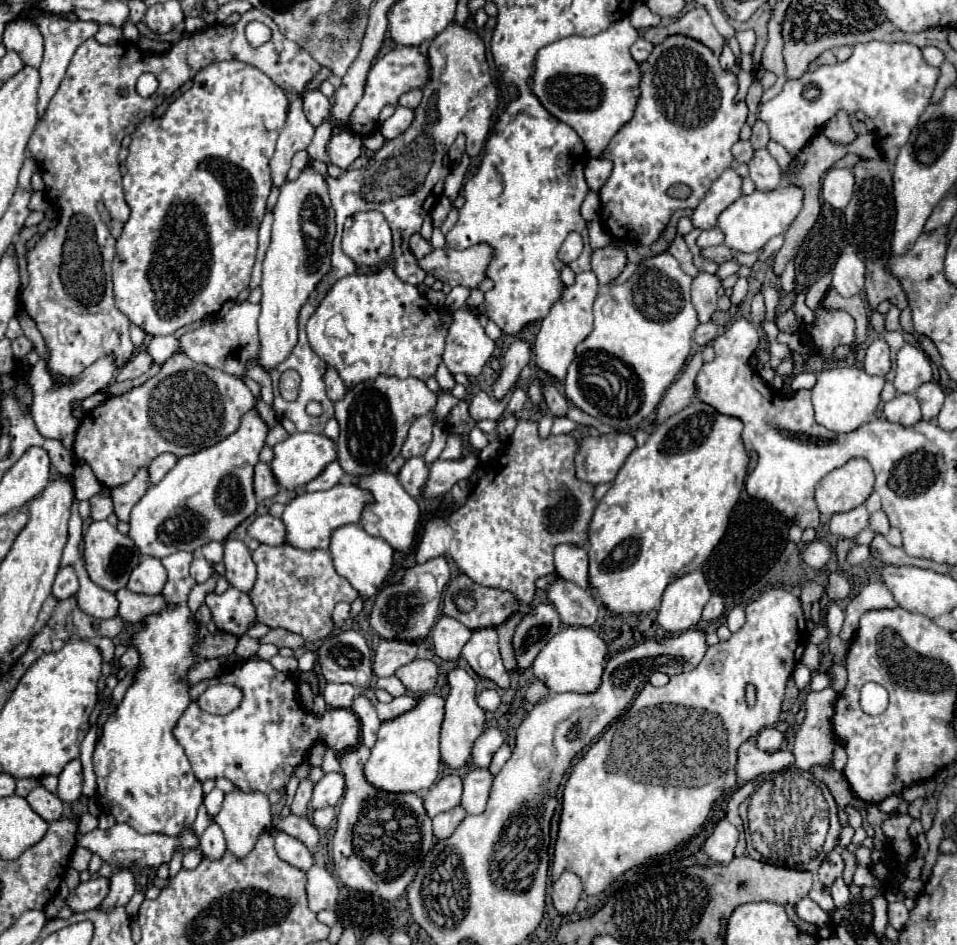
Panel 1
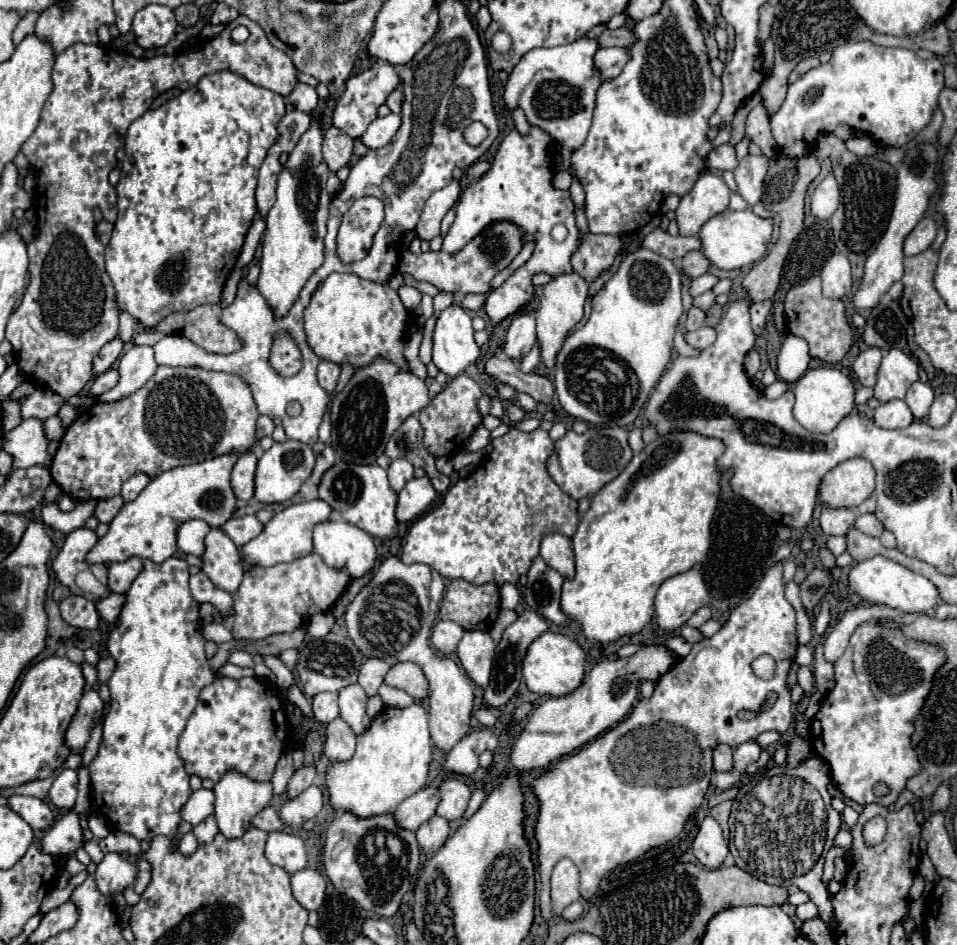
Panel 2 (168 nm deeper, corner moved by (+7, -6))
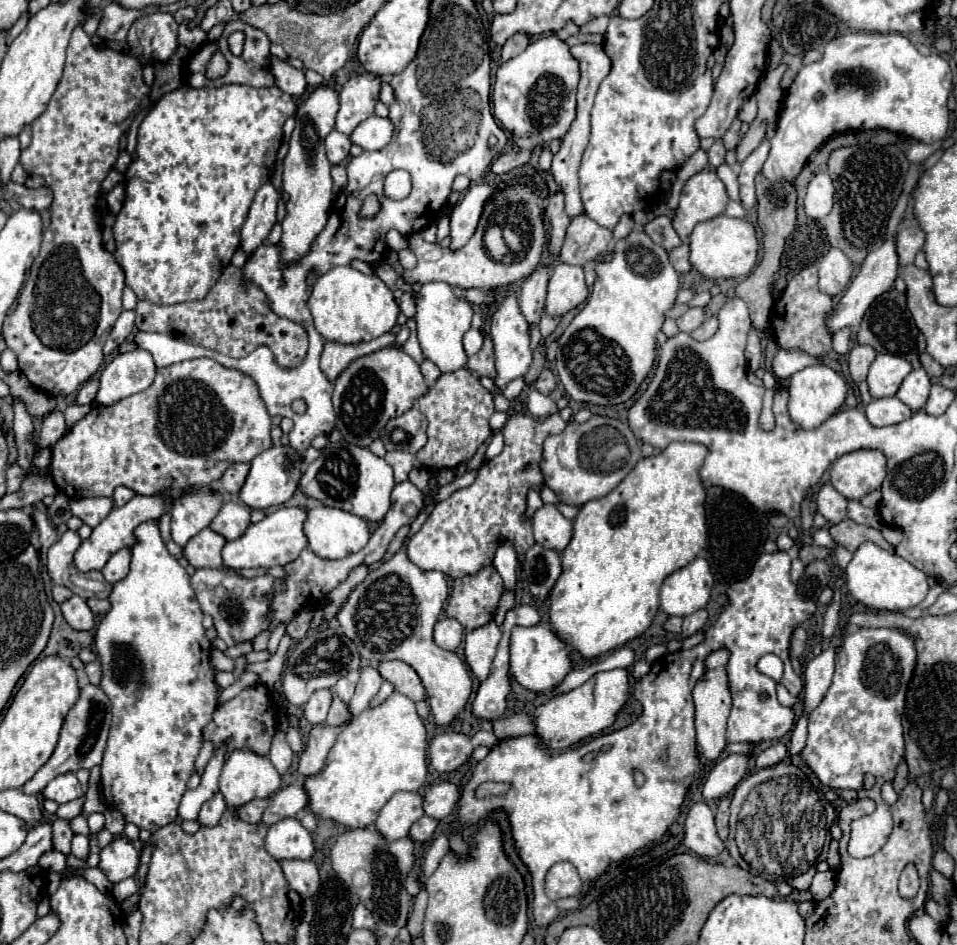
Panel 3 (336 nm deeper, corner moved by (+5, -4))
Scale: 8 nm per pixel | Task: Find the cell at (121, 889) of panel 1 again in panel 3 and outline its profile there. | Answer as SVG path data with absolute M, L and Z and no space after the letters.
M118 836L114 838L106 848L100 852L100 864L98 868L106 874L110 882L120 882L130 876L136 876L136 870L140 866L140 856L130 840Z

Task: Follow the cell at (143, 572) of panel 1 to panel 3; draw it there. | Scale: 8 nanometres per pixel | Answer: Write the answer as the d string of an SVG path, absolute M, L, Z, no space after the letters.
M122 548L106 562L106 566L102 568L102 574L106 582L116 584L118 580L122 580L122 576L126 576L126 572L130 572L130 550Z

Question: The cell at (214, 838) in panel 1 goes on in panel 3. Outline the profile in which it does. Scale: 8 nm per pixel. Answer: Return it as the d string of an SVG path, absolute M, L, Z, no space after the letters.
M216 794L212 800L204 802L202 810L200 810L200 816L198 816L198 822L200 826L206 826L206 828L212 828L214 824L218 824L220 816L224 814L226 810L226 804L224 804L224 798L220 794Z

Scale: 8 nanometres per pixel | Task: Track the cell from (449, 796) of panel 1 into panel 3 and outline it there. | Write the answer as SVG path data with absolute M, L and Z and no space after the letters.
M396 792L392 800L380 810L374 828L380 830L386 840L398 840L408 836L414 820L420 820L422 816L422 794Z

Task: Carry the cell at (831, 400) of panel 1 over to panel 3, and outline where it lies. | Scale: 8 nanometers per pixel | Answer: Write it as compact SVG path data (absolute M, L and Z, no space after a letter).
M824 364L808 366L808 368L796 372L790 378L790 384L788 384L788 394L790 394L788 410L790 410L790 418L800 428L808 428L808 430L810 428L818 428L818 424L826 422L830 416L834 416L838 412L838 408L846 400L846 392L848 392L848 384L842 378L842 374L834 372L832 368L828 368Z

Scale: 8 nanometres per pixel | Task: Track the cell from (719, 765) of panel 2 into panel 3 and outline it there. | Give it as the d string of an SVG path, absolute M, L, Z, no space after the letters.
M726 650L712 652L706 660L706 668L708 668L706 676L694 688L696 740L698 740L698 746L704 754L704 758L710 762L716 762L726 748L726 718L730 714L730 690L728 690L728 680L726 680L726 670L724 670L726 660L728 660Z

